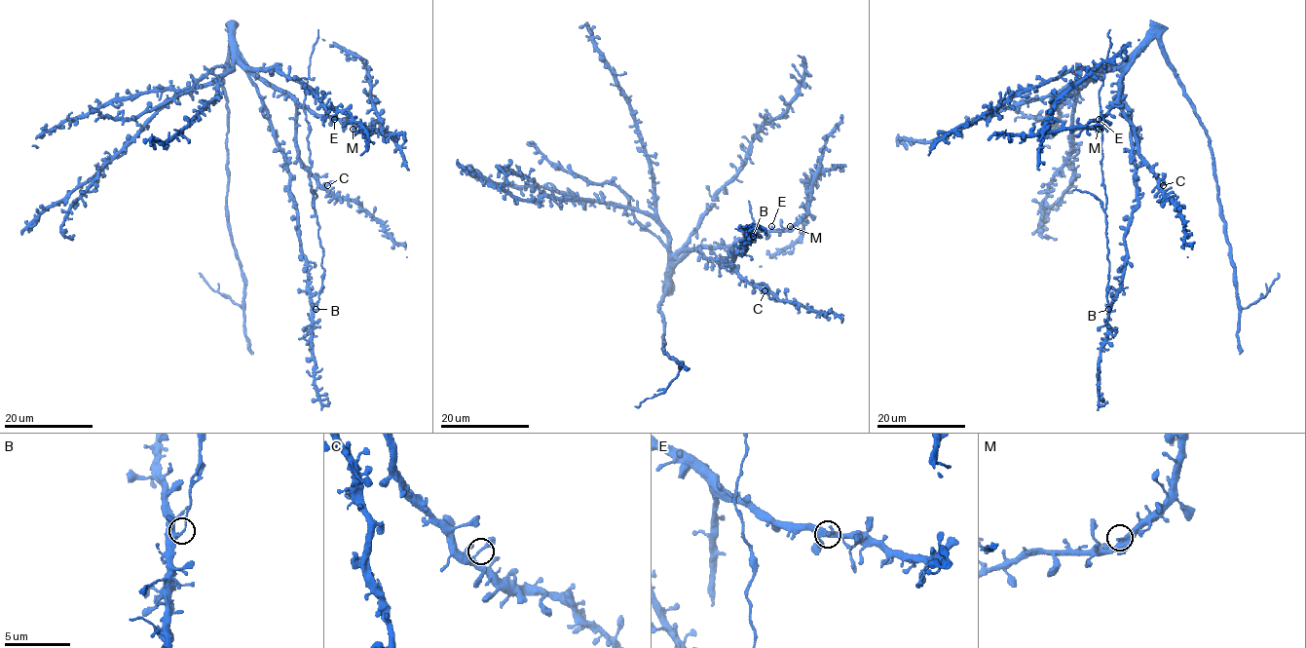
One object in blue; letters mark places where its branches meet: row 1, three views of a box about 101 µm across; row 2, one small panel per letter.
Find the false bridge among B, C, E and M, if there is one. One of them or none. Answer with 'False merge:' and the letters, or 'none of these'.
False merge: B

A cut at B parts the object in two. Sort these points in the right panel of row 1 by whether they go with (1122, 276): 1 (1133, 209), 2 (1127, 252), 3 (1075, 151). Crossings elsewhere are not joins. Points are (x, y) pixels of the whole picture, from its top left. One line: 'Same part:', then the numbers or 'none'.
Same part: 1, 2, 3

